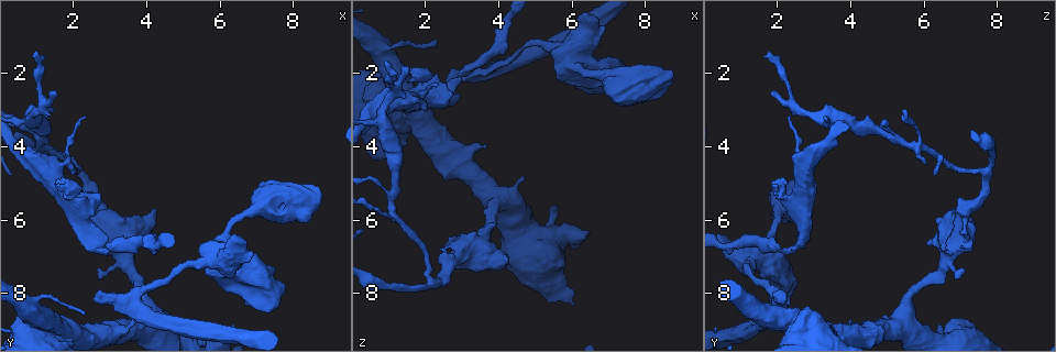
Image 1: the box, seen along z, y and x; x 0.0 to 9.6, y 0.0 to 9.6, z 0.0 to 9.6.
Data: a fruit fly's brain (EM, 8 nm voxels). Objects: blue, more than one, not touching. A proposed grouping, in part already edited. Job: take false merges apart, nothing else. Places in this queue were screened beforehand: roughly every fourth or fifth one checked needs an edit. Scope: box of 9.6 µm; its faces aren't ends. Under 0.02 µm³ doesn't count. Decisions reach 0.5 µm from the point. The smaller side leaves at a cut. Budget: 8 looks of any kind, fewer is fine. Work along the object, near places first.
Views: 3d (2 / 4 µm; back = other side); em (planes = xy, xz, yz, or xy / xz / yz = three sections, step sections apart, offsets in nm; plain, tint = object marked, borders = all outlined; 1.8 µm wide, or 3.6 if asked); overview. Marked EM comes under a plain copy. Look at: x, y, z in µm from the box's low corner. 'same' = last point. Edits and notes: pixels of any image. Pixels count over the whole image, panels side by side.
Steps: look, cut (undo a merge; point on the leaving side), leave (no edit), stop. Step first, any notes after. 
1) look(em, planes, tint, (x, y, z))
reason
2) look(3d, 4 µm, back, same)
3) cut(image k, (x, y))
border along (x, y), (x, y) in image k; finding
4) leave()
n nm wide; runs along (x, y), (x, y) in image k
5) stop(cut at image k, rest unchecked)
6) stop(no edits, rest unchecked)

look(3d, 4 µm, (1.05, 3.95, 5.80))
four arms meet

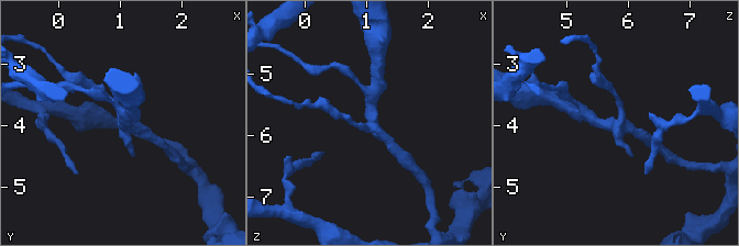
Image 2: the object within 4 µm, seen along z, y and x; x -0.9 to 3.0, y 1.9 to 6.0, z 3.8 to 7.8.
look(em, planes, tint, (1.10, 4.00, 5.80))
4 arms; need the tissue

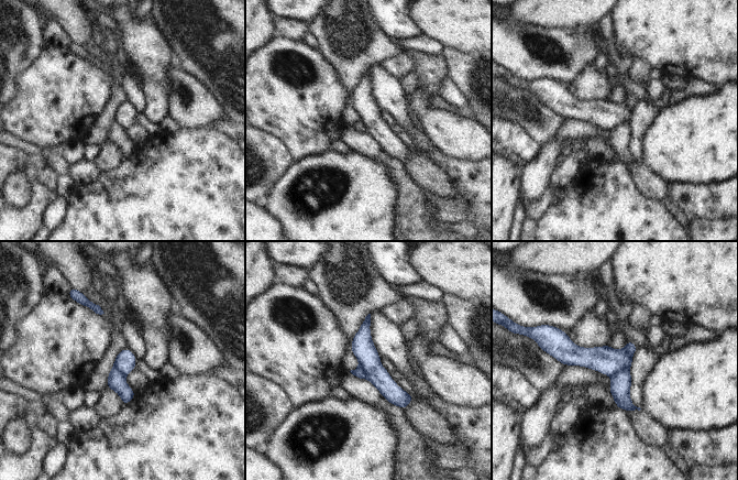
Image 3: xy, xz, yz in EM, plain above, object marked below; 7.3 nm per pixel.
cut(image 3, (620, 384))
two neurons meet here

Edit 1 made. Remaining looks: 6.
look(overview)
see it whole again

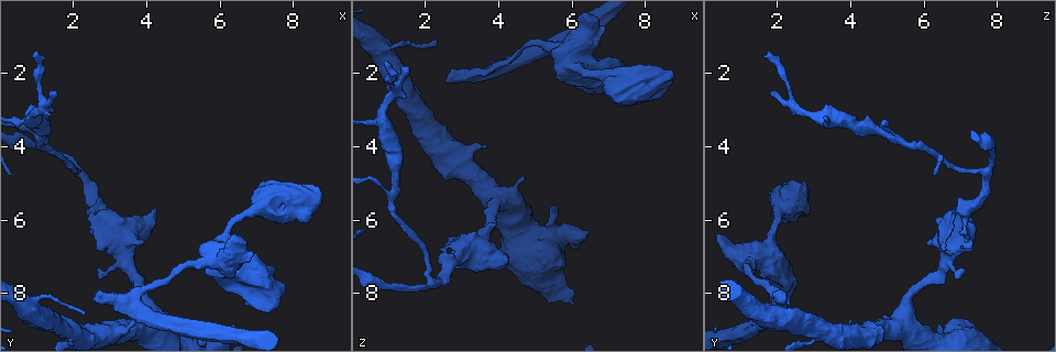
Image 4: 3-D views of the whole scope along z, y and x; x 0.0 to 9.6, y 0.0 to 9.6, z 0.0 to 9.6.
look(3d, 4 µm, (0.90, 3.30, 3.35))
small branch off a trunk

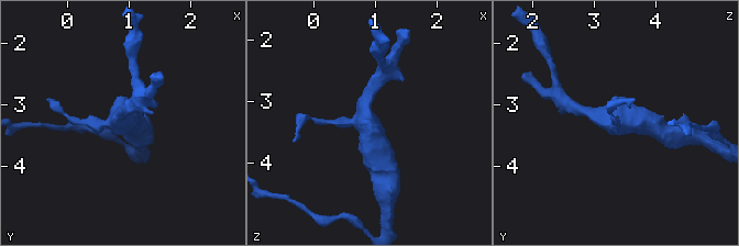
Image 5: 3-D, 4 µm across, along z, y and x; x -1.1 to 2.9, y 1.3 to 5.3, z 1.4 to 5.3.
look(em, 3.6 µm, planes, borders, (0.80, 3.25, 3.35))
3 arms; shape alone is not enough

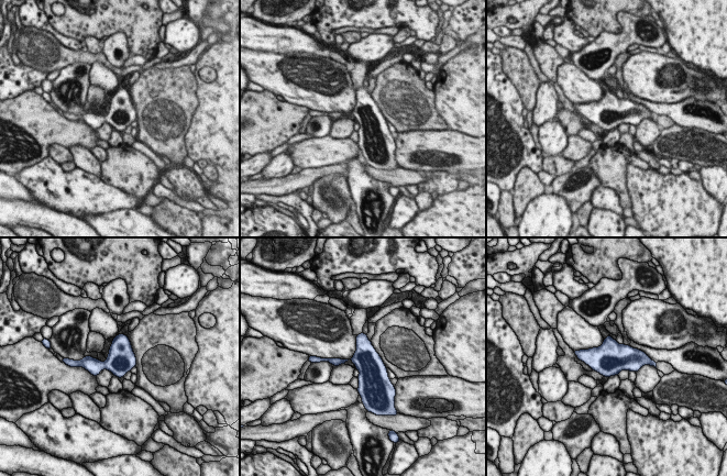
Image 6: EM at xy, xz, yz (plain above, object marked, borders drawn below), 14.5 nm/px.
leave()
380 nm wide; all the same neuron

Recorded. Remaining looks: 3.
look(3d, 2 µm, (3.75, 8.15, 1.90))
sharp bend

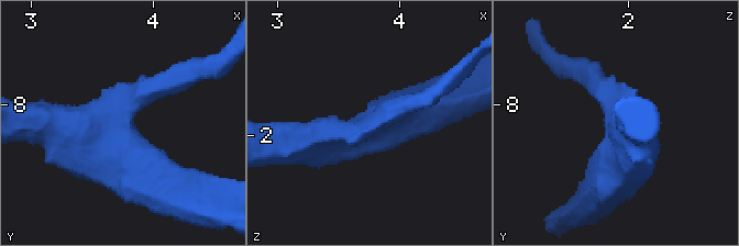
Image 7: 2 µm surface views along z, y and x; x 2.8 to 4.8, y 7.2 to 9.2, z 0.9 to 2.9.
look(em, xy, step 16, tint, (3.78, 8.12, 1.90))
3 arms; need the tissue

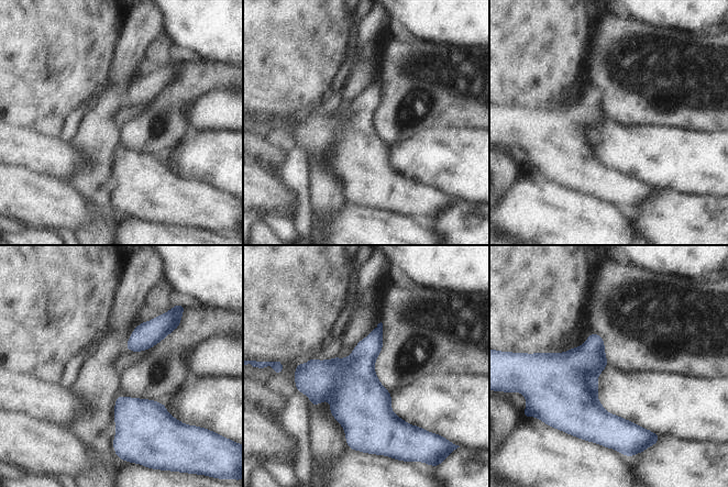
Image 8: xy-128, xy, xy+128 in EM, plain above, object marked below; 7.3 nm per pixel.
look(em, planes, tint, same)

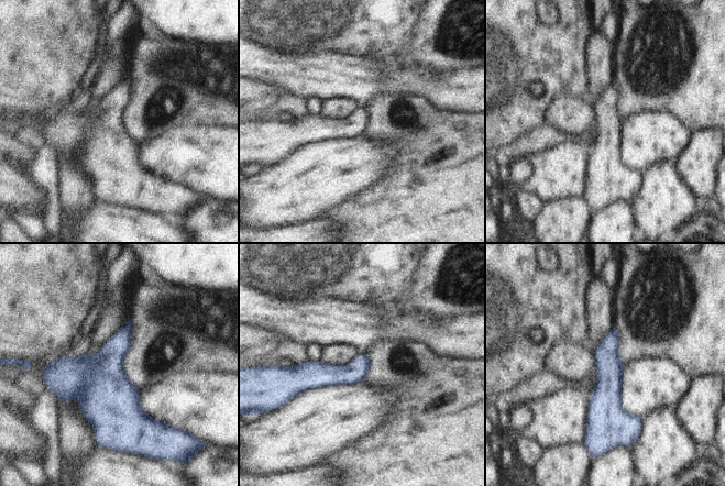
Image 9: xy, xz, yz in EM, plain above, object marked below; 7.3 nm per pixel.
leave()
one neuron here

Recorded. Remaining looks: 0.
stop(cut at image 3, rest unchecked)

